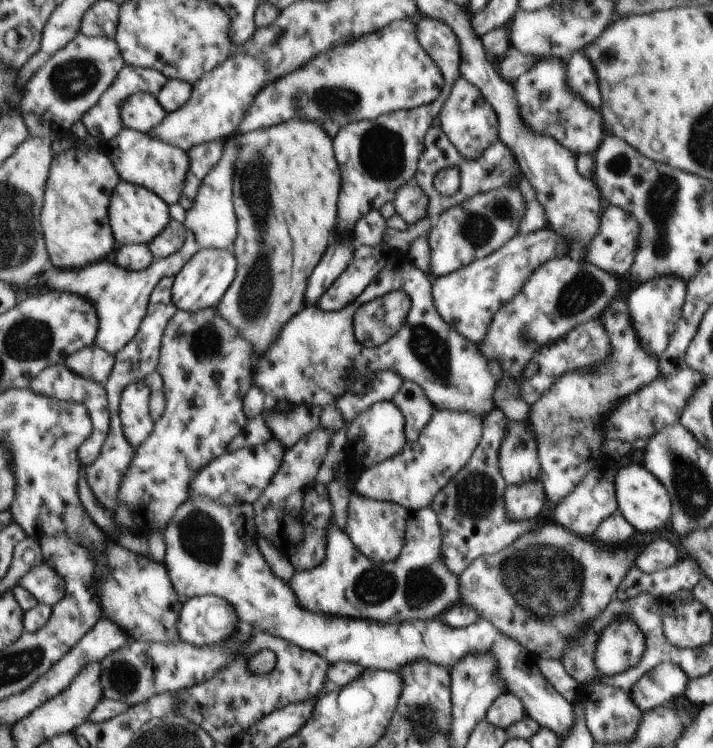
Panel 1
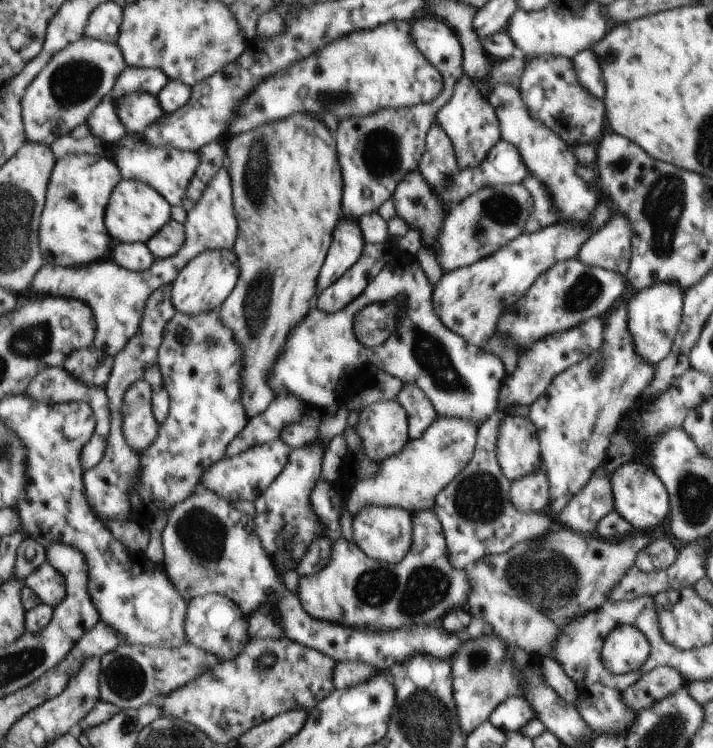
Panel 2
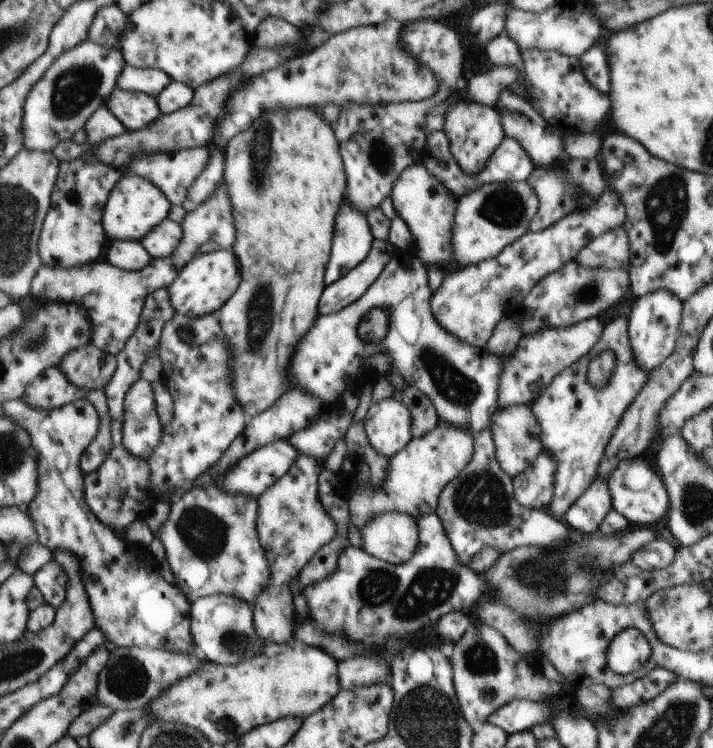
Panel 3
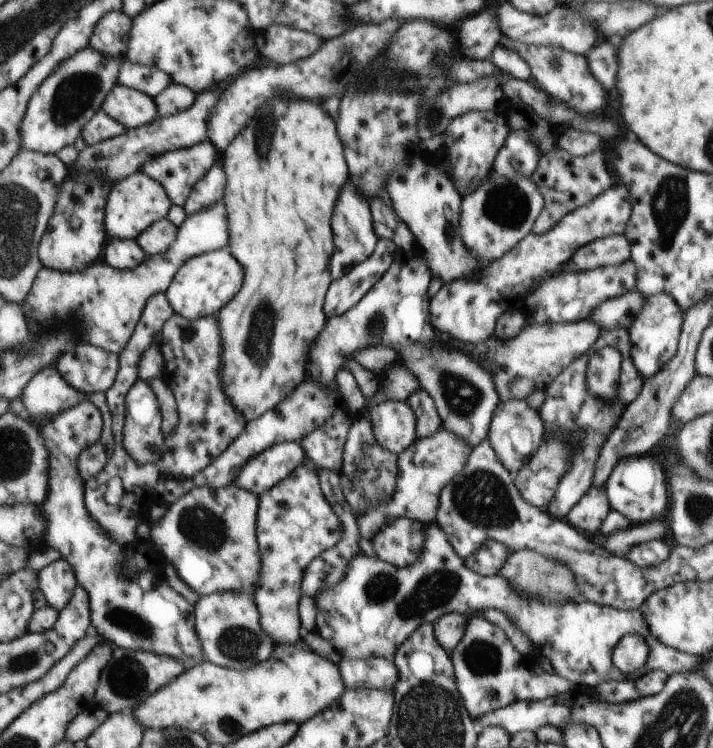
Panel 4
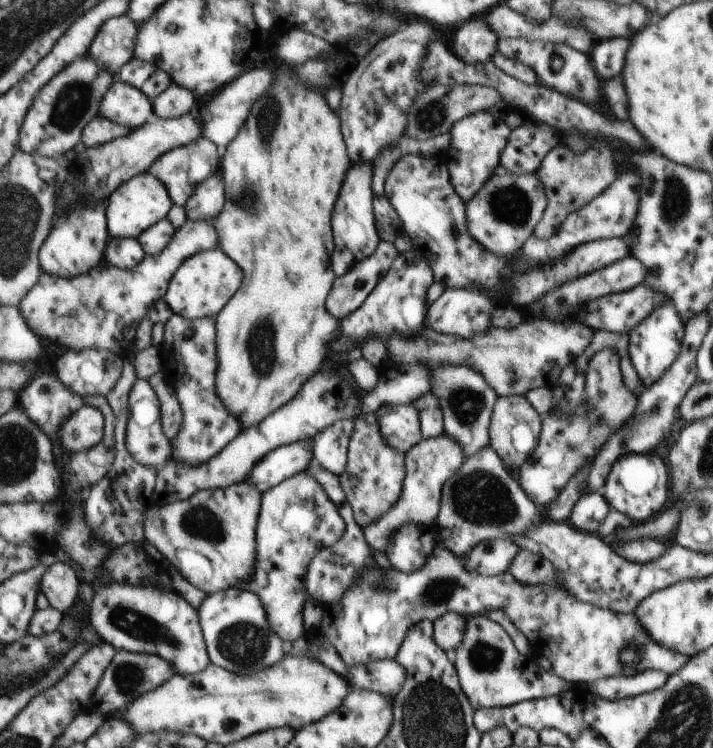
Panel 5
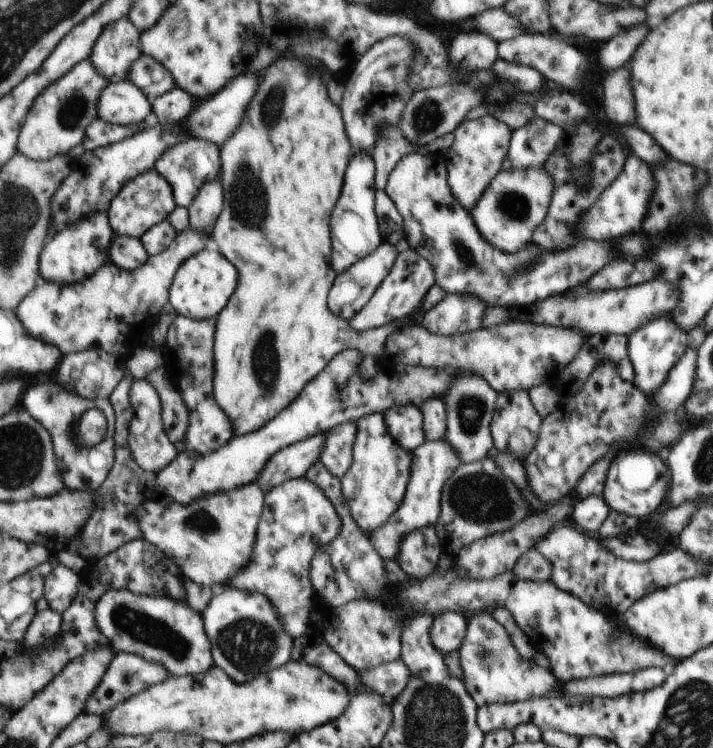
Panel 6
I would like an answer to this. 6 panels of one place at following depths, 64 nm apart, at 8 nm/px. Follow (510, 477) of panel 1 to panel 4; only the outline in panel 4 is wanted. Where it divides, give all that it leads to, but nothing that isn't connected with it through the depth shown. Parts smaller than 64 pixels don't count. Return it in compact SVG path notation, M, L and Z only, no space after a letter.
M523 399L499 402L490 421L489 443L502 465L514 475L535 454L544 431L538 412L529 408Z

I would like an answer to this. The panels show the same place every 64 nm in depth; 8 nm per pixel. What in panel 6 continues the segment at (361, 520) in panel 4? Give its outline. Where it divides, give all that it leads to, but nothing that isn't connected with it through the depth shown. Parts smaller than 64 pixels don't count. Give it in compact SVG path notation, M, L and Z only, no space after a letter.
M441 439L438 441L424 441L415 449L415 474L411 474L411 482L407 481L407 498L402 498L403 506L398 509L374 533L367 535L375 552L383 560L393 560L398 556L402 538L414 530L435 526L441 516L441 492L451 473L458 468L461 460L457 452L449 443Z

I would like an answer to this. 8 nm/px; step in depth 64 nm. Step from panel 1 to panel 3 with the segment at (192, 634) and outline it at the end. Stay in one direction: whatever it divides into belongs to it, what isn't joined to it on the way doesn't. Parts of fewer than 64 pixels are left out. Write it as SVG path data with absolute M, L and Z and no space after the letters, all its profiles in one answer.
M217 593L199 597L192 604L192 633L195 650L203 659L220 665L238 665L264 653L268 642L257 632L252 604L239 597Z

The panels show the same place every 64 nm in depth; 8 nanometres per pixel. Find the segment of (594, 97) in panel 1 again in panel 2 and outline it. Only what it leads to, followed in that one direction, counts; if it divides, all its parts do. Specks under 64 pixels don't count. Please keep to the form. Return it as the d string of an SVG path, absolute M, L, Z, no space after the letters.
M591 49L578 52L571 59L574 63L574 71L578 77L578 83L595 98L603 96L605 84L601 76L601 68L597 62L597 56Z

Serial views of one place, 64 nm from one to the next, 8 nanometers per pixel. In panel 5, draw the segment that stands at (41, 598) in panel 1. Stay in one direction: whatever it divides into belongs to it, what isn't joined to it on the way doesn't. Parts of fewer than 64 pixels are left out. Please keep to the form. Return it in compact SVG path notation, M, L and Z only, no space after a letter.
M69 562L51 565L42 578L42 592L49 606L64 614L77 602L80 585L79 572Z

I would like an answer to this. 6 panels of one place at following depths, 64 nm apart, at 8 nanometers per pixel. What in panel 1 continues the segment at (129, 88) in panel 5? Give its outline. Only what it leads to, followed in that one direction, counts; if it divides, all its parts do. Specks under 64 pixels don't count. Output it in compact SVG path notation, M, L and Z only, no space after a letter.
M150 93L135 94L122 108L124 127L143 133L152 133L166 121L168 116L158 96Z

